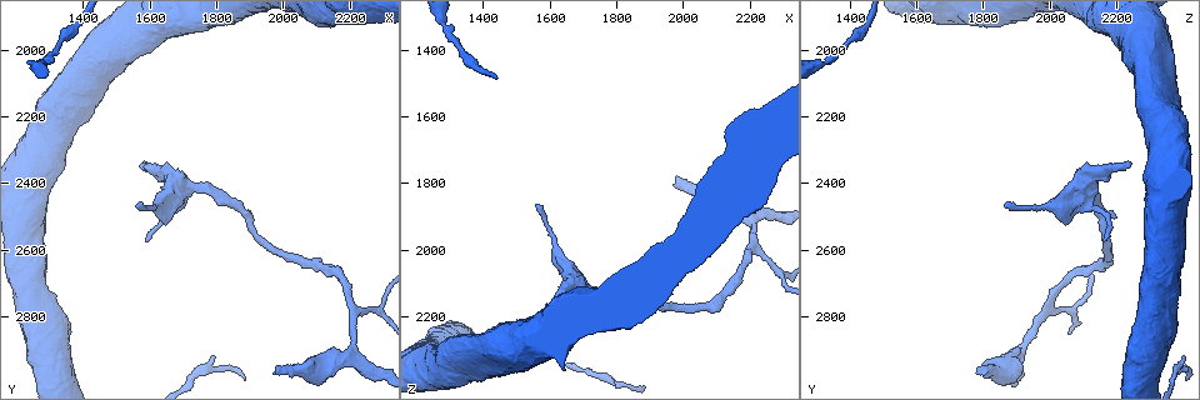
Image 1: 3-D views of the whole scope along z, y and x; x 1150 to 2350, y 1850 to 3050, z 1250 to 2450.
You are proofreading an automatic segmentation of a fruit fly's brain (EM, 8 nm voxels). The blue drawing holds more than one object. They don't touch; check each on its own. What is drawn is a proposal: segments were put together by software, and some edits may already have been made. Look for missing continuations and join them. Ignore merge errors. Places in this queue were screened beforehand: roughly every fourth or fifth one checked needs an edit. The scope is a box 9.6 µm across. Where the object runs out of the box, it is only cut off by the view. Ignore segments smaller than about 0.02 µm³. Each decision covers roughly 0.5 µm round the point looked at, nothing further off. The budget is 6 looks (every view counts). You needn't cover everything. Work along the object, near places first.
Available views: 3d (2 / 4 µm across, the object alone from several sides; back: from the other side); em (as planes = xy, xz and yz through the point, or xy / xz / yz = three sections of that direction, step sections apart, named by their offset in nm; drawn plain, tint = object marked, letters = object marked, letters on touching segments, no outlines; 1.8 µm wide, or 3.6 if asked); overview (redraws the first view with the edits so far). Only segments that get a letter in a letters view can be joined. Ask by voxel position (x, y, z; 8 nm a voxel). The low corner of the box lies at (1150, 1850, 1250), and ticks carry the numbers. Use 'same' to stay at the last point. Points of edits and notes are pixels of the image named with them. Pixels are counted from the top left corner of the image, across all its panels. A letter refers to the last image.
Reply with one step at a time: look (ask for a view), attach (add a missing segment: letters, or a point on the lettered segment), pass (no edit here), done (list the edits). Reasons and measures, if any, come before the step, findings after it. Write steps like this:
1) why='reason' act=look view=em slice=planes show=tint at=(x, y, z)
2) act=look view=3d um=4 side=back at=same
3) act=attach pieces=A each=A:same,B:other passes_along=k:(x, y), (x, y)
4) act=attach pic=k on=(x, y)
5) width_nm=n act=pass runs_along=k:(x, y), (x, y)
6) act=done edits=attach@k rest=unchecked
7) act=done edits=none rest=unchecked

why='an open end' act=look view=3d um=4 at=(1970, 2960, 1800)

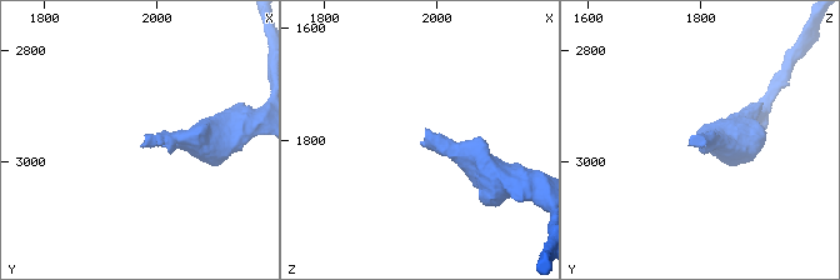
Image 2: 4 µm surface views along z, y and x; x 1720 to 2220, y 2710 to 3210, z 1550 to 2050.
why='need the tissue' act=look view=em slice=xz step=8 show=tint at=(1970, 2970, 1800)

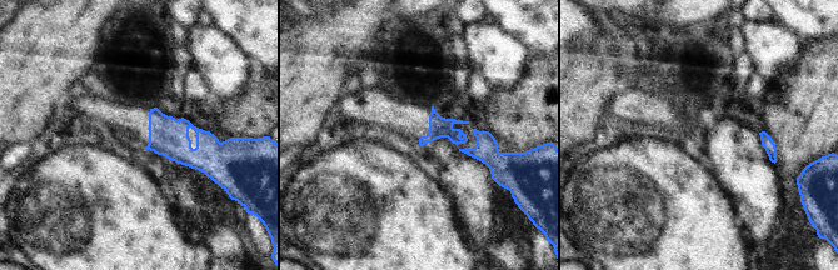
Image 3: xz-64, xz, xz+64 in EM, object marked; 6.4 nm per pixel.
why='another direction' act=look view=em slice=planes show=letters at=same

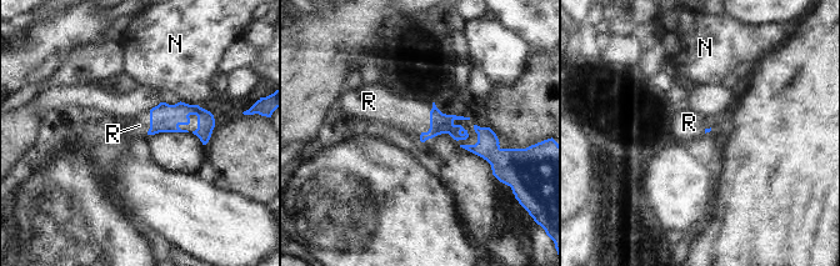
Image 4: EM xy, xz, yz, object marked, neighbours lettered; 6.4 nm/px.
act=attach pieces=R each=N:other,R:same passes_along=4:(440, 123), (430, 123), (411, 116) found='the cell continues'

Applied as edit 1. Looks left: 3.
why='three arms meet' act=look view=em slice=planes show=letters at=(2210, 2790, 1980)

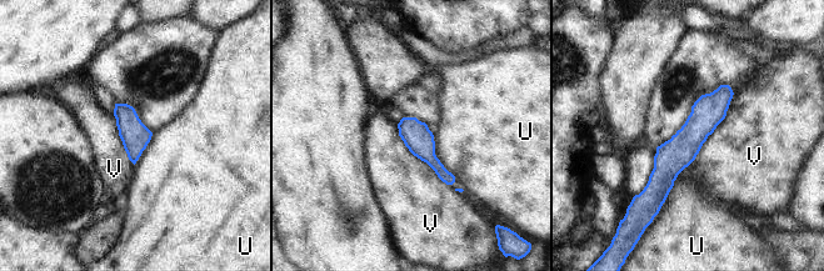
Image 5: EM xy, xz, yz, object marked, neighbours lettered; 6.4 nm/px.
width_nm=190 act=pass each=U:other,V:other found='no lettered segment goes on from it'

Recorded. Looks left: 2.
act=done edits=attach@4 rest=unchecked

